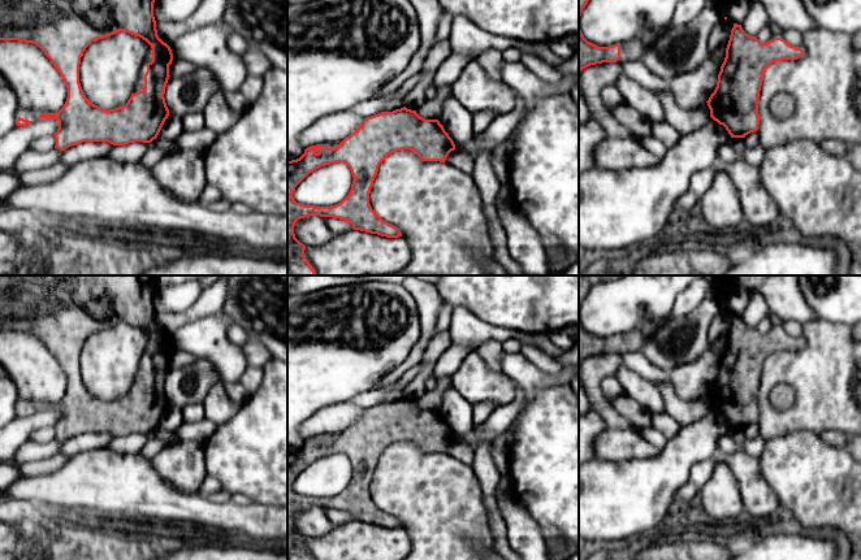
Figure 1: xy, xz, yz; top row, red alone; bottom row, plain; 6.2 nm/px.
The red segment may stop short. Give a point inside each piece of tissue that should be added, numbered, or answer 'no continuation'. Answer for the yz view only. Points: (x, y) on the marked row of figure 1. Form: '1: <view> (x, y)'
1: yz (631, 50)

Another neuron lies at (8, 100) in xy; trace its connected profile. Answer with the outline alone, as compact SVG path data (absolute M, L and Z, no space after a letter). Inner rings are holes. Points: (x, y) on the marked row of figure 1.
M0 74L0 138L9 134L16 125L16 112L20 109L17 96Z

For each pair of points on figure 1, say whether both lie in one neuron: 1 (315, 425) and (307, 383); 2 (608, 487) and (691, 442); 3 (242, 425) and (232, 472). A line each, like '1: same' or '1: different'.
1: different
2: same
3: same

